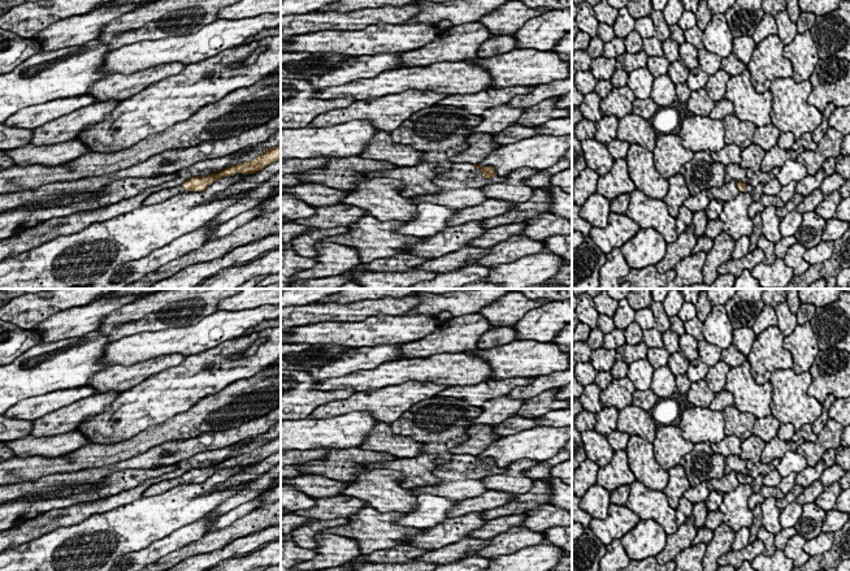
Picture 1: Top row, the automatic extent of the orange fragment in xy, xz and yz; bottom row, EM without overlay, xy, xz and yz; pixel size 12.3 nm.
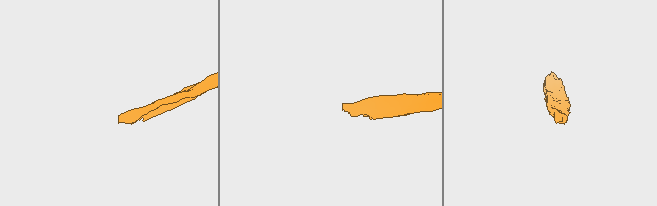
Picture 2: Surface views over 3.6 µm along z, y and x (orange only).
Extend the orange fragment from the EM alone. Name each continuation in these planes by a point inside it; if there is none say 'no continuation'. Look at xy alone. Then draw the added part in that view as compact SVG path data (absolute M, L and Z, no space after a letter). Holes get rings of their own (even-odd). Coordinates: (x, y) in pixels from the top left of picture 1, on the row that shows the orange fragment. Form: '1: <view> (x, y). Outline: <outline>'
1: xy (164, 194). Outline: M182 185L174 186L174 187L169 187L169 189L161 189L156 193L152 193L151 195L148 195L142 206L153 206L153 204L159 204L159 203L164 203L165 200L170 199L172 196L181 194L181 193L190 193L188 190L183 190Z

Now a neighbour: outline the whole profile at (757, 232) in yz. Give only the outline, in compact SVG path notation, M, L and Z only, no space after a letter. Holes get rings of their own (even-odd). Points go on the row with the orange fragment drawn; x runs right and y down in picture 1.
M760 213L755 215L755 217L753 219L753 222L754 222L754 229L753 229L753 234L750 235L751 243L750 243L749 251L754 251L758 247L758 239L763 234Z

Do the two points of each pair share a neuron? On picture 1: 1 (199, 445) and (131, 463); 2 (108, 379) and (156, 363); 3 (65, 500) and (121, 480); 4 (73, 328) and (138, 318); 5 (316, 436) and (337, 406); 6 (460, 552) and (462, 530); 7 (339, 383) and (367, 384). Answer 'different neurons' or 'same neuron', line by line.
1: same neuron
2: same neuron
3: same neuron
4: different neurons
5: different neurons
6: different neurons
7: same neuron

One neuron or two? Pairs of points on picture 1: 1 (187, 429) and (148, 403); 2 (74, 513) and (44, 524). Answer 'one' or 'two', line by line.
1: two
2: one

